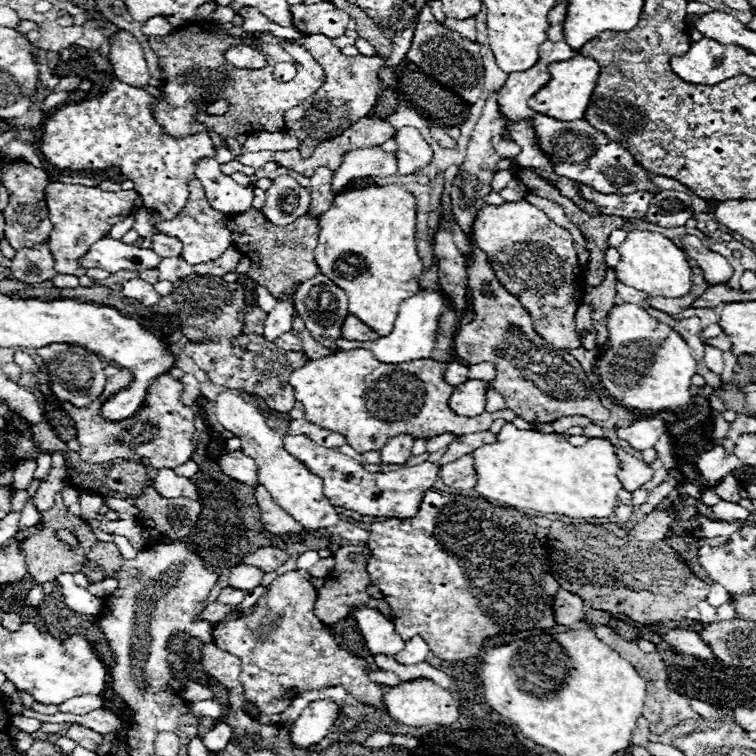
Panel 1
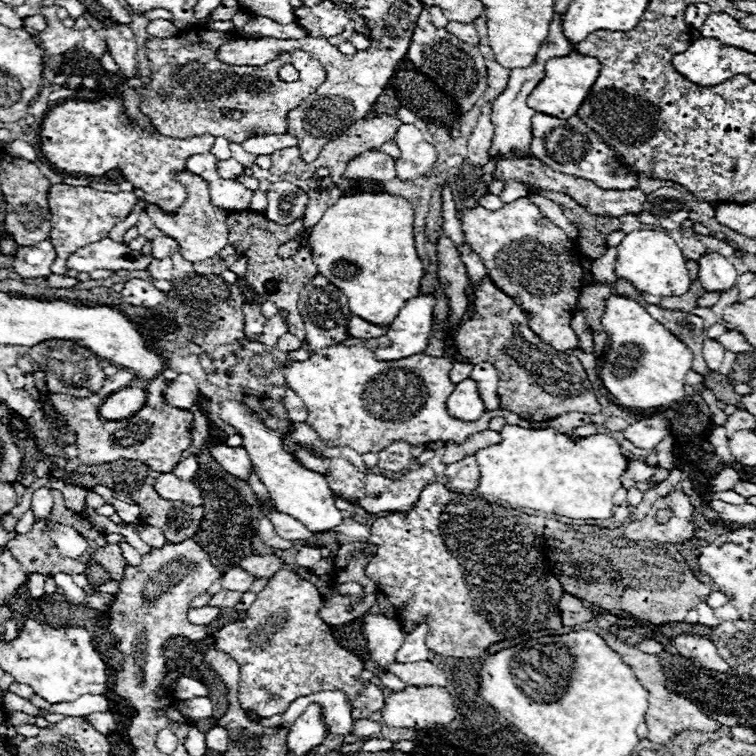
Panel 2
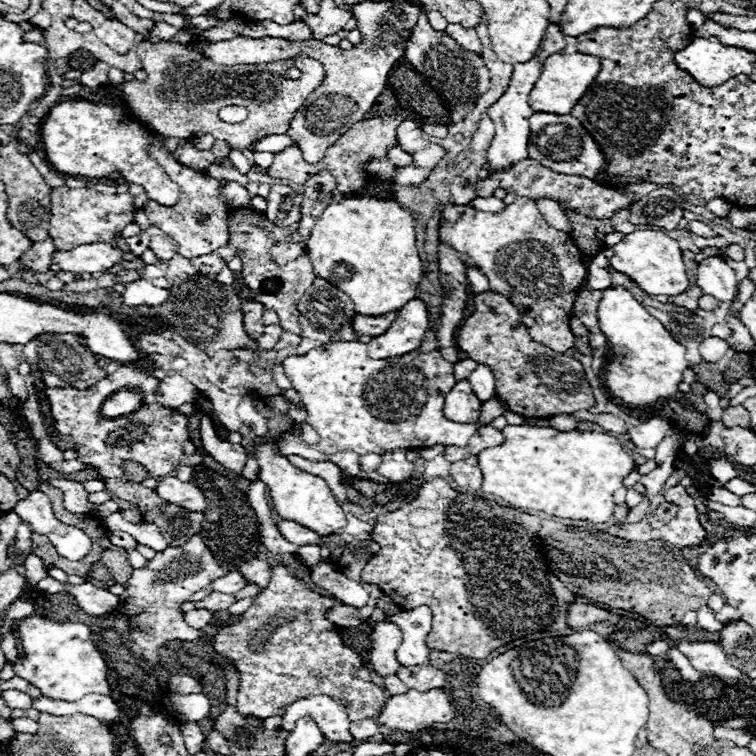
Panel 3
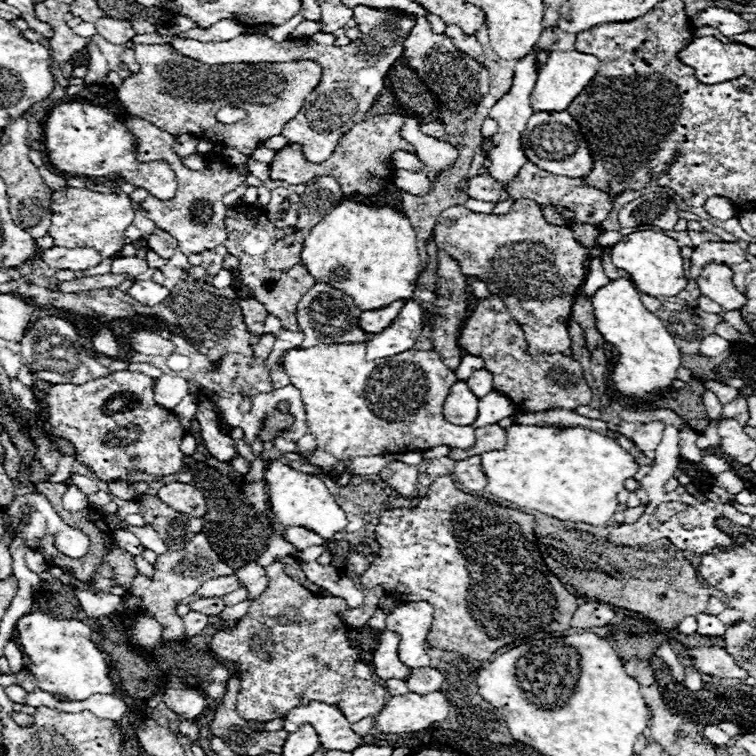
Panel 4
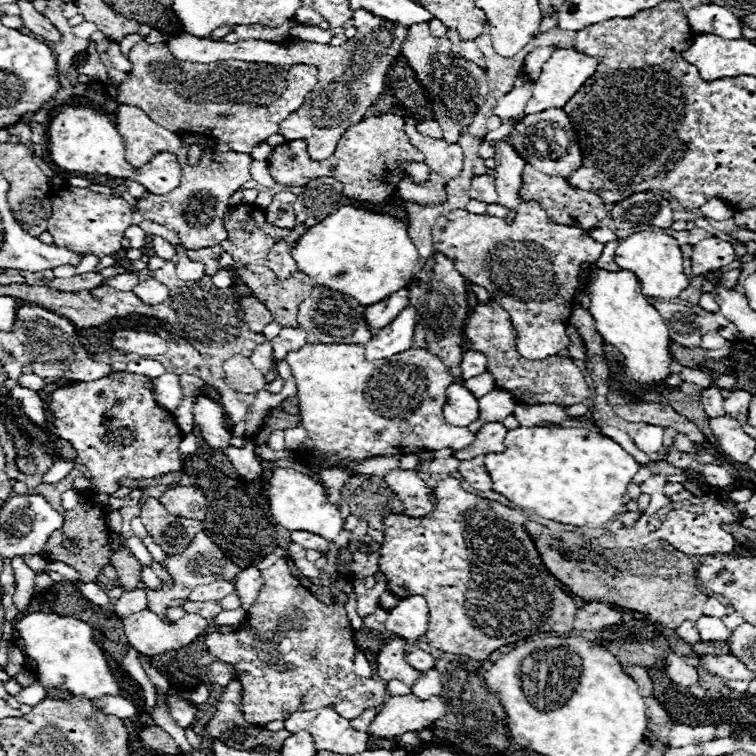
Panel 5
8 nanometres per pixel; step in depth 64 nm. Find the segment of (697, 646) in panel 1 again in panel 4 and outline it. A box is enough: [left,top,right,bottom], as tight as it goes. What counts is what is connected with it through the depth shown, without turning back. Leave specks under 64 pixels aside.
[688,648,748,680]

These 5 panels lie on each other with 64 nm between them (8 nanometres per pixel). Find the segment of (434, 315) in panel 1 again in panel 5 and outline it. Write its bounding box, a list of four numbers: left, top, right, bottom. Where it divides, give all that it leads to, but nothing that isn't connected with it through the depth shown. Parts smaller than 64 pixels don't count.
[366,306,416,360]

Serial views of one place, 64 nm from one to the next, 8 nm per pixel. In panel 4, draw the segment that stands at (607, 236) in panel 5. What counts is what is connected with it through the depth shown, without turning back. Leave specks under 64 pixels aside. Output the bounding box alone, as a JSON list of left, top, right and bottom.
[598,230,622,246]

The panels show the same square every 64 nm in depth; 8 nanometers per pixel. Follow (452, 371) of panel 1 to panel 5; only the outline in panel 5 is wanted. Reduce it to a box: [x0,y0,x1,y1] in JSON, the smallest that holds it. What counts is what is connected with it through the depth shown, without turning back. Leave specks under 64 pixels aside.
[462,350,486,380]

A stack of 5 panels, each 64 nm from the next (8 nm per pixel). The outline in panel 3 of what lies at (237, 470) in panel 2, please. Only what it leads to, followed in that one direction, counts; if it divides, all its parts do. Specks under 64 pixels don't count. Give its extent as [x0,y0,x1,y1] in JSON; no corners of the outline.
[200,410,246,474]

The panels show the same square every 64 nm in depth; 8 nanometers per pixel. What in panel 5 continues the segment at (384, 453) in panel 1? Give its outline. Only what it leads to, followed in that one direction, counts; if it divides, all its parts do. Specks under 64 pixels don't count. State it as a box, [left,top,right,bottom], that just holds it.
[386,470,434,518]

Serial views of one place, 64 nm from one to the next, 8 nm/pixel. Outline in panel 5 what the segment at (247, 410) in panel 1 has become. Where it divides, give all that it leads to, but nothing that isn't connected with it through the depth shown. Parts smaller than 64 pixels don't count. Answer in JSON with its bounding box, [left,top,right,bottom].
[268,468,344,540]

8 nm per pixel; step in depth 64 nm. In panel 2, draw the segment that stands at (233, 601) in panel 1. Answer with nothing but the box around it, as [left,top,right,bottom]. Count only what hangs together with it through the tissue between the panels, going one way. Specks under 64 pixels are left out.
[210,590,242,608]

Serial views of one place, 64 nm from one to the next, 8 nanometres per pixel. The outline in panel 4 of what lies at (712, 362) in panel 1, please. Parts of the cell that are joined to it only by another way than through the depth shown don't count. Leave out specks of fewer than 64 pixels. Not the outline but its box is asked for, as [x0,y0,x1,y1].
[700,334,730,356]

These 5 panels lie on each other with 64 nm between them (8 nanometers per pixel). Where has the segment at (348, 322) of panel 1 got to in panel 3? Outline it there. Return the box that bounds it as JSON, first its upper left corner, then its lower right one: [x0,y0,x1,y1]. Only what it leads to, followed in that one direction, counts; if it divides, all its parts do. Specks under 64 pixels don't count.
[354,312,396,336]

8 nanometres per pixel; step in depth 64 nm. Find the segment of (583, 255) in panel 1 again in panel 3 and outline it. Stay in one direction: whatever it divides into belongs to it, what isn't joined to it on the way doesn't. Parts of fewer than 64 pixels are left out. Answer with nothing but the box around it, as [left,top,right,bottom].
[536,200,572,234]

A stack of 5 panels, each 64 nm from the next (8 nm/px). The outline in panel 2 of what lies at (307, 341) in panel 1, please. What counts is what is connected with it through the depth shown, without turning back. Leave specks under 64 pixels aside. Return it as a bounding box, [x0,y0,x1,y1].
[228,210,318,342]

